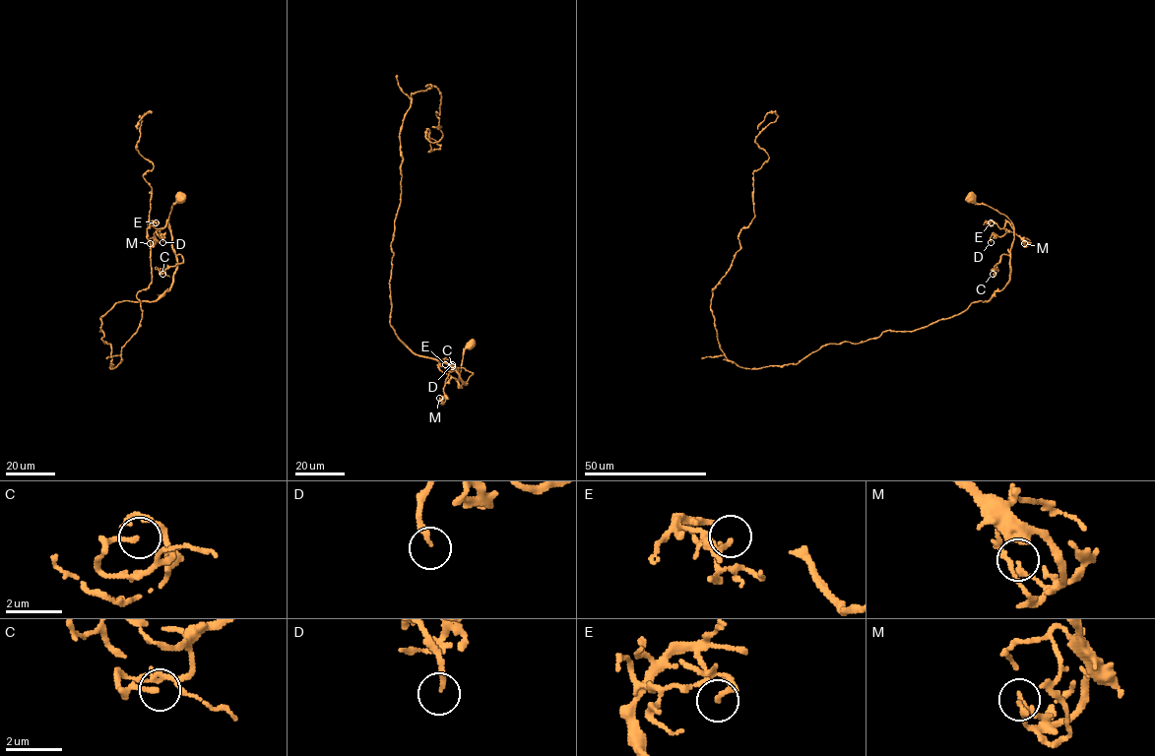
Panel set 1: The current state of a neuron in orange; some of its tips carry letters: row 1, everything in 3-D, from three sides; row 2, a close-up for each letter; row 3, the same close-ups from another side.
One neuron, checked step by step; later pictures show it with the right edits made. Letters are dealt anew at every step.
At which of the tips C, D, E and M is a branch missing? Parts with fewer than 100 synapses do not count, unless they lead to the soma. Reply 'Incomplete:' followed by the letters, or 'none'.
Incomplete: none

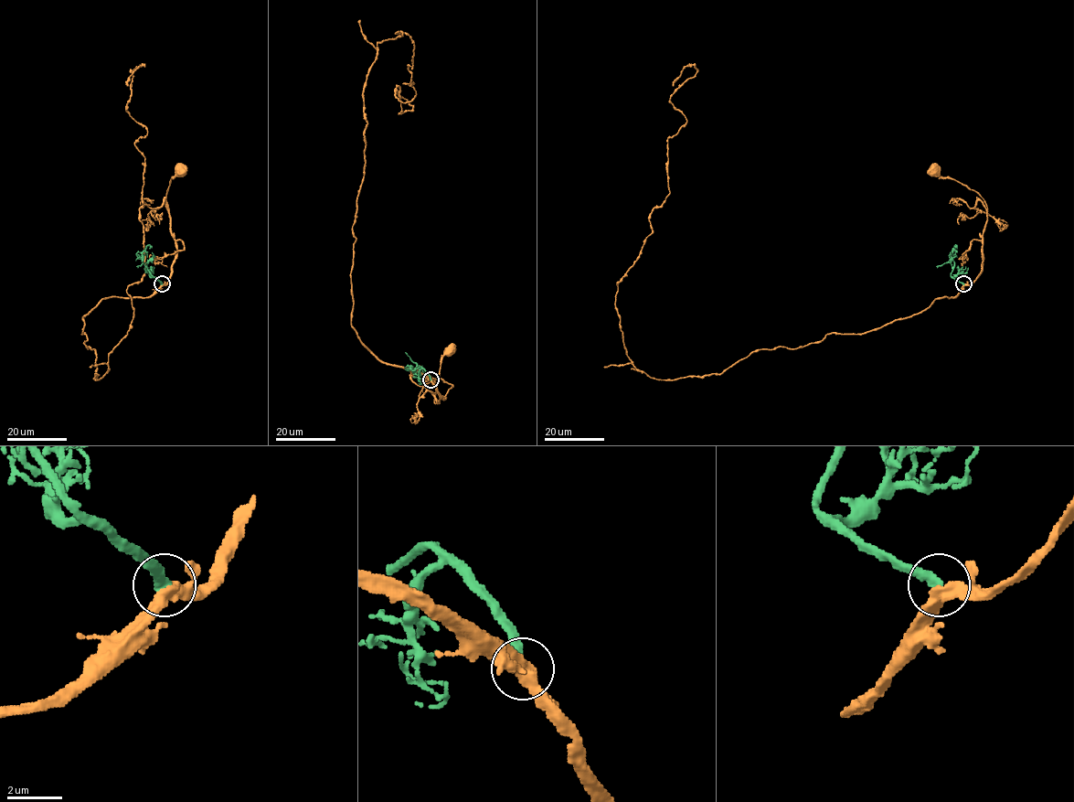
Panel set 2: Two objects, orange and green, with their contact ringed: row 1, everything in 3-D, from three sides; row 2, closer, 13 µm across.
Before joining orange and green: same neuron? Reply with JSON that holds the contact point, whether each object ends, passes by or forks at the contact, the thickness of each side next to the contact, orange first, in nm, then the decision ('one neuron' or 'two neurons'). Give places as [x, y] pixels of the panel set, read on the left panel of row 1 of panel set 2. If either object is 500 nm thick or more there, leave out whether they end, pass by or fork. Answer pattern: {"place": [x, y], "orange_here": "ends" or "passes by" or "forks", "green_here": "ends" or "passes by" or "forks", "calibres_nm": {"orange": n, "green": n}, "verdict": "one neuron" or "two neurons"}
{"place": [162, 283], "orange_here": "passes by", "green_here": "ends", "calibres_nm": {"orange": 400, "green": 360}, "verdict": "one neuron"}

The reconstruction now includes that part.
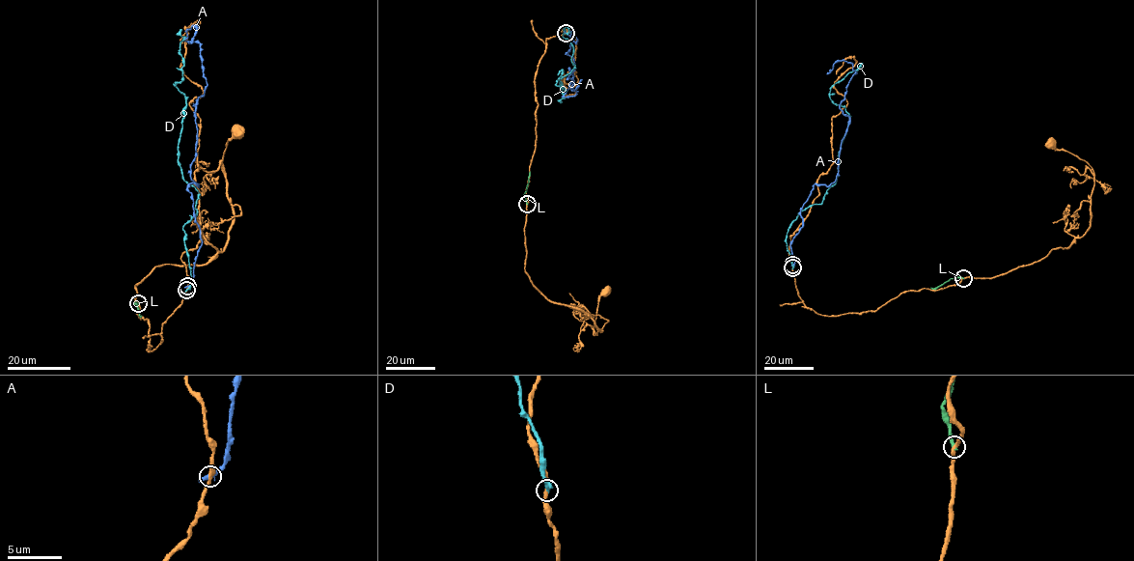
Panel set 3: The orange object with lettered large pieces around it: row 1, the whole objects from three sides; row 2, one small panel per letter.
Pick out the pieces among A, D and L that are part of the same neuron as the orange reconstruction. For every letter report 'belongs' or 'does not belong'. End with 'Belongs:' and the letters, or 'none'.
A: does not belong
D: does not belong
L: does not belong
Belongs: none

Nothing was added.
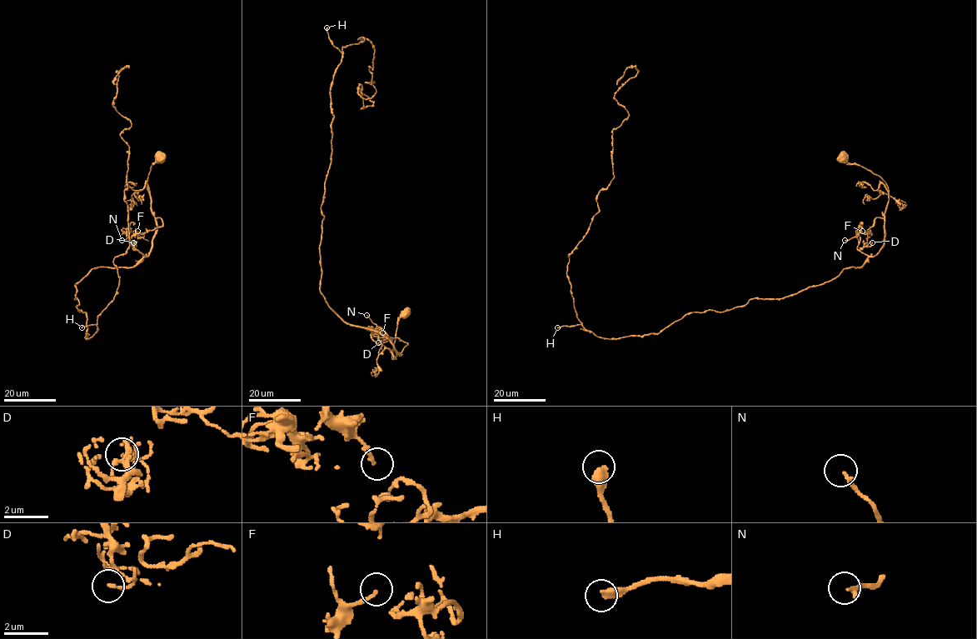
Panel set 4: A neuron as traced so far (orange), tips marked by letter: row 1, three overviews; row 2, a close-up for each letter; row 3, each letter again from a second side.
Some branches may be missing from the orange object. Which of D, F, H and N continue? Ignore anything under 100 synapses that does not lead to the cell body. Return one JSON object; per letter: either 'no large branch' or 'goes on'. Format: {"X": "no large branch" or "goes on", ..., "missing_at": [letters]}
{"D": "no large branch", "F": "no large branch", "H": "goes on", "N": "no large branch", "missing_at": ["H"]}

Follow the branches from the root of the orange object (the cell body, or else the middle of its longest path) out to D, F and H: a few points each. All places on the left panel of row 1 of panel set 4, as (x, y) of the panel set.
D: (159, 157), (151, 166), (147, 182), (157, 227), (150, 254), (145, 256), (135, 250), (133, 242)
F: (159, 157), (151, 166), (147, 182), (151, 210), (157, 227), (147, 256), (137, 251), (130, 242), (137, 231)
H: (159, 157), (147, 182), (151, 252), (132, 267), (93, 267), (75, 285), (85, 337), (97, 327), (82, 327)

